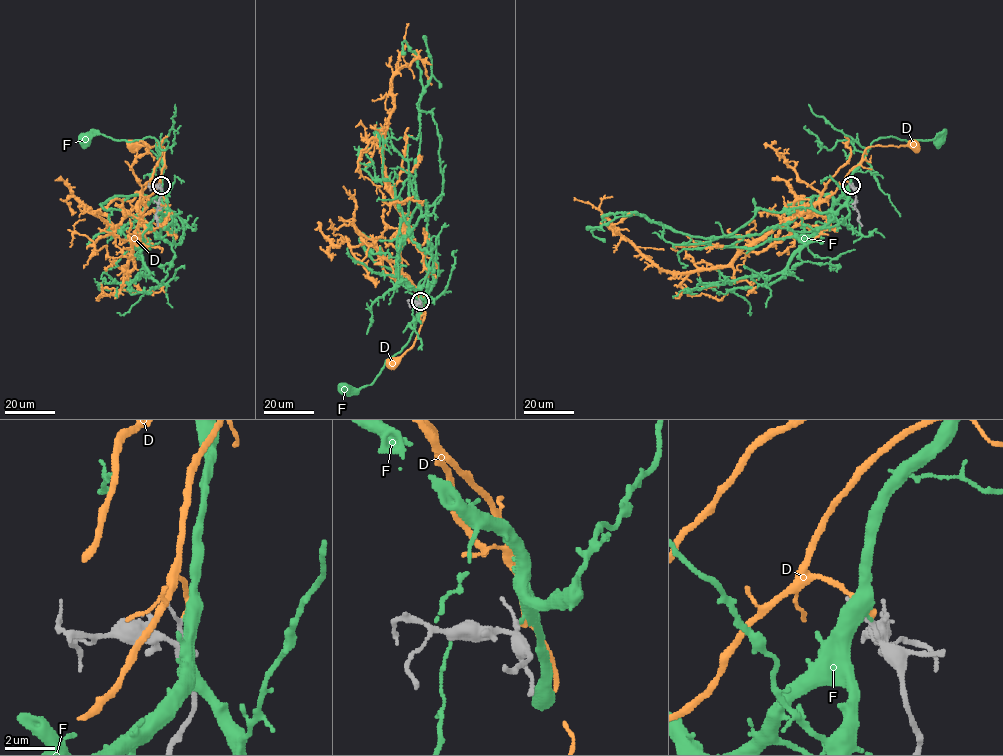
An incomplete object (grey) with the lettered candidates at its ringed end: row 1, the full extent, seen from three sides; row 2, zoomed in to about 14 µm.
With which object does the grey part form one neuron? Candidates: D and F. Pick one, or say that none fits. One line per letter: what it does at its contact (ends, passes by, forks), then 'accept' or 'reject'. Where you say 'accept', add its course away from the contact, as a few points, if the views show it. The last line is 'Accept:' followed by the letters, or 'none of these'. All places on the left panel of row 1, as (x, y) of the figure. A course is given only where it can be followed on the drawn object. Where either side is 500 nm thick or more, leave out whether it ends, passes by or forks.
D: it ends; accept; course (160, 185), (164, 148), (132, 144)
F: it ends; reject
Accept: D

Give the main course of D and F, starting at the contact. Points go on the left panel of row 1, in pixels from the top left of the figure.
D: (160, 185), (164, 148), (132, 144)
F: (161, 185), (162, 161), (153, 137), (127, 141), (101, 134), (91, 134), (85, 140)

